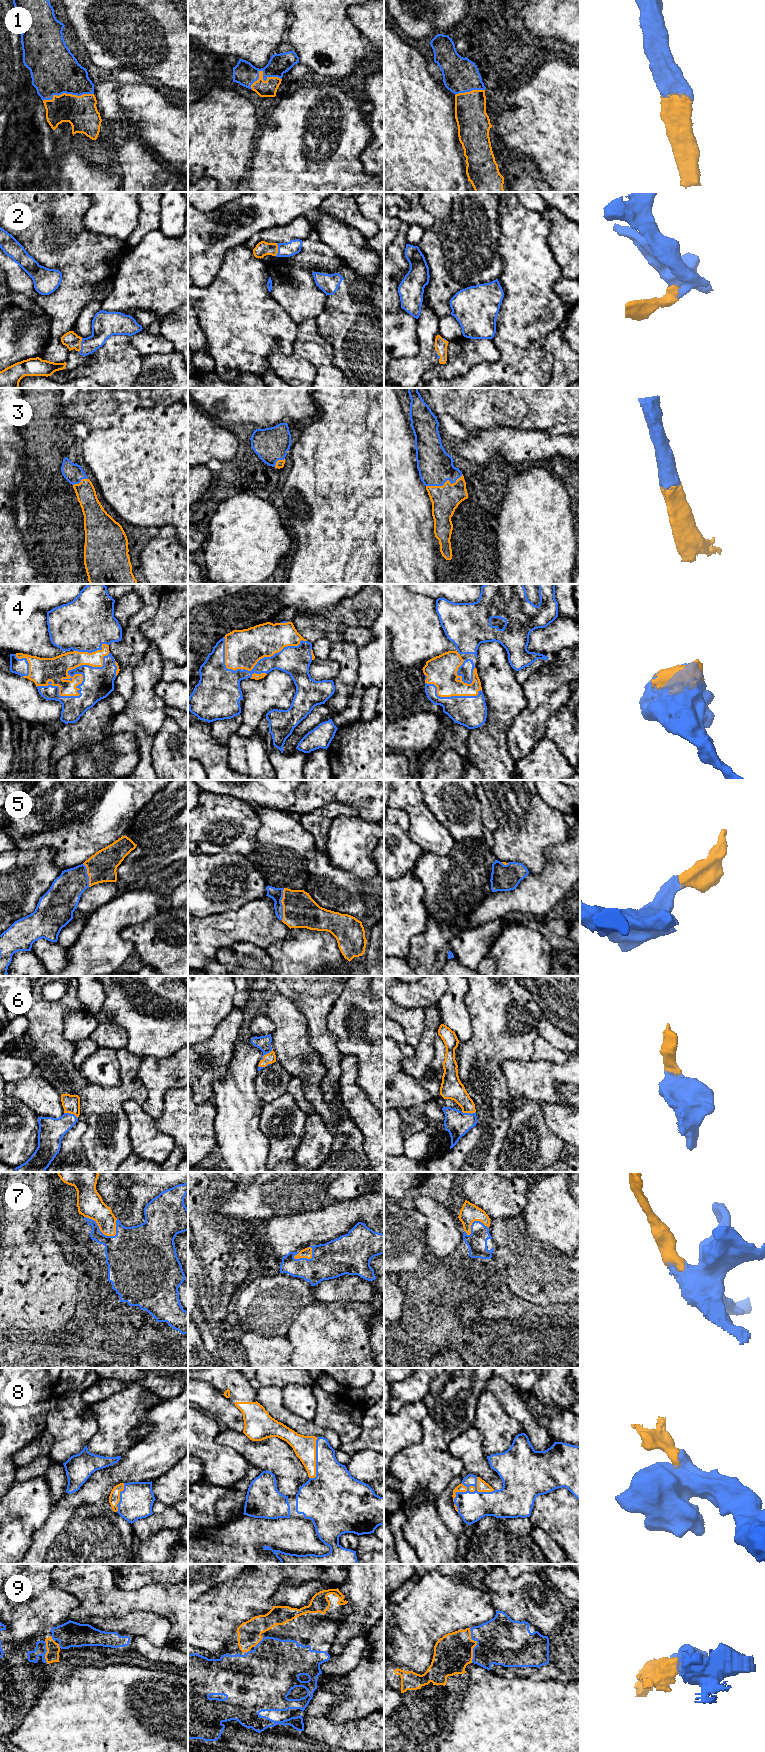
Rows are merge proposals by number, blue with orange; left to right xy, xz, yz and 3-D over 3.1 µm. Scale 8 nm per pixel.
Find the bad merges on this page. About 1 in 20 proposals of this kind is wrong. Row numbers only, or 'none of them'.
none of them

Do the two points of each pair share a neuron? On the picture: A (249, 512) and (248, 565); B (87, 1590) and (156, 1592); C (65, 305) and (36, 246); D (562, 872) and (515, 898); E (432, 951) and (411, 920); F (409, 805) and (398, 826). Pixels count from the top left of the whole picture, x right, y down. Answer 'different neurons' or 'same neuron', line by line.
A: same neuron
B: same neuron
C: same neuron
D: same neuron
E: different neurons
F: different neurons

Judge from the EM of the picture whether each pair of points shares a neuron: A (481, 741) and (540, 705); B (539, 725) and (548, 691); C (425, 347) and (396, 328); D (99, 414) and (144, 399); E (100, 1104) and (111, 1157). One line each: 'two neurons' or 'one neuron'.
A: two neurons
B: one neuron
C: two neurons
D: one neuron
E: one neuron

